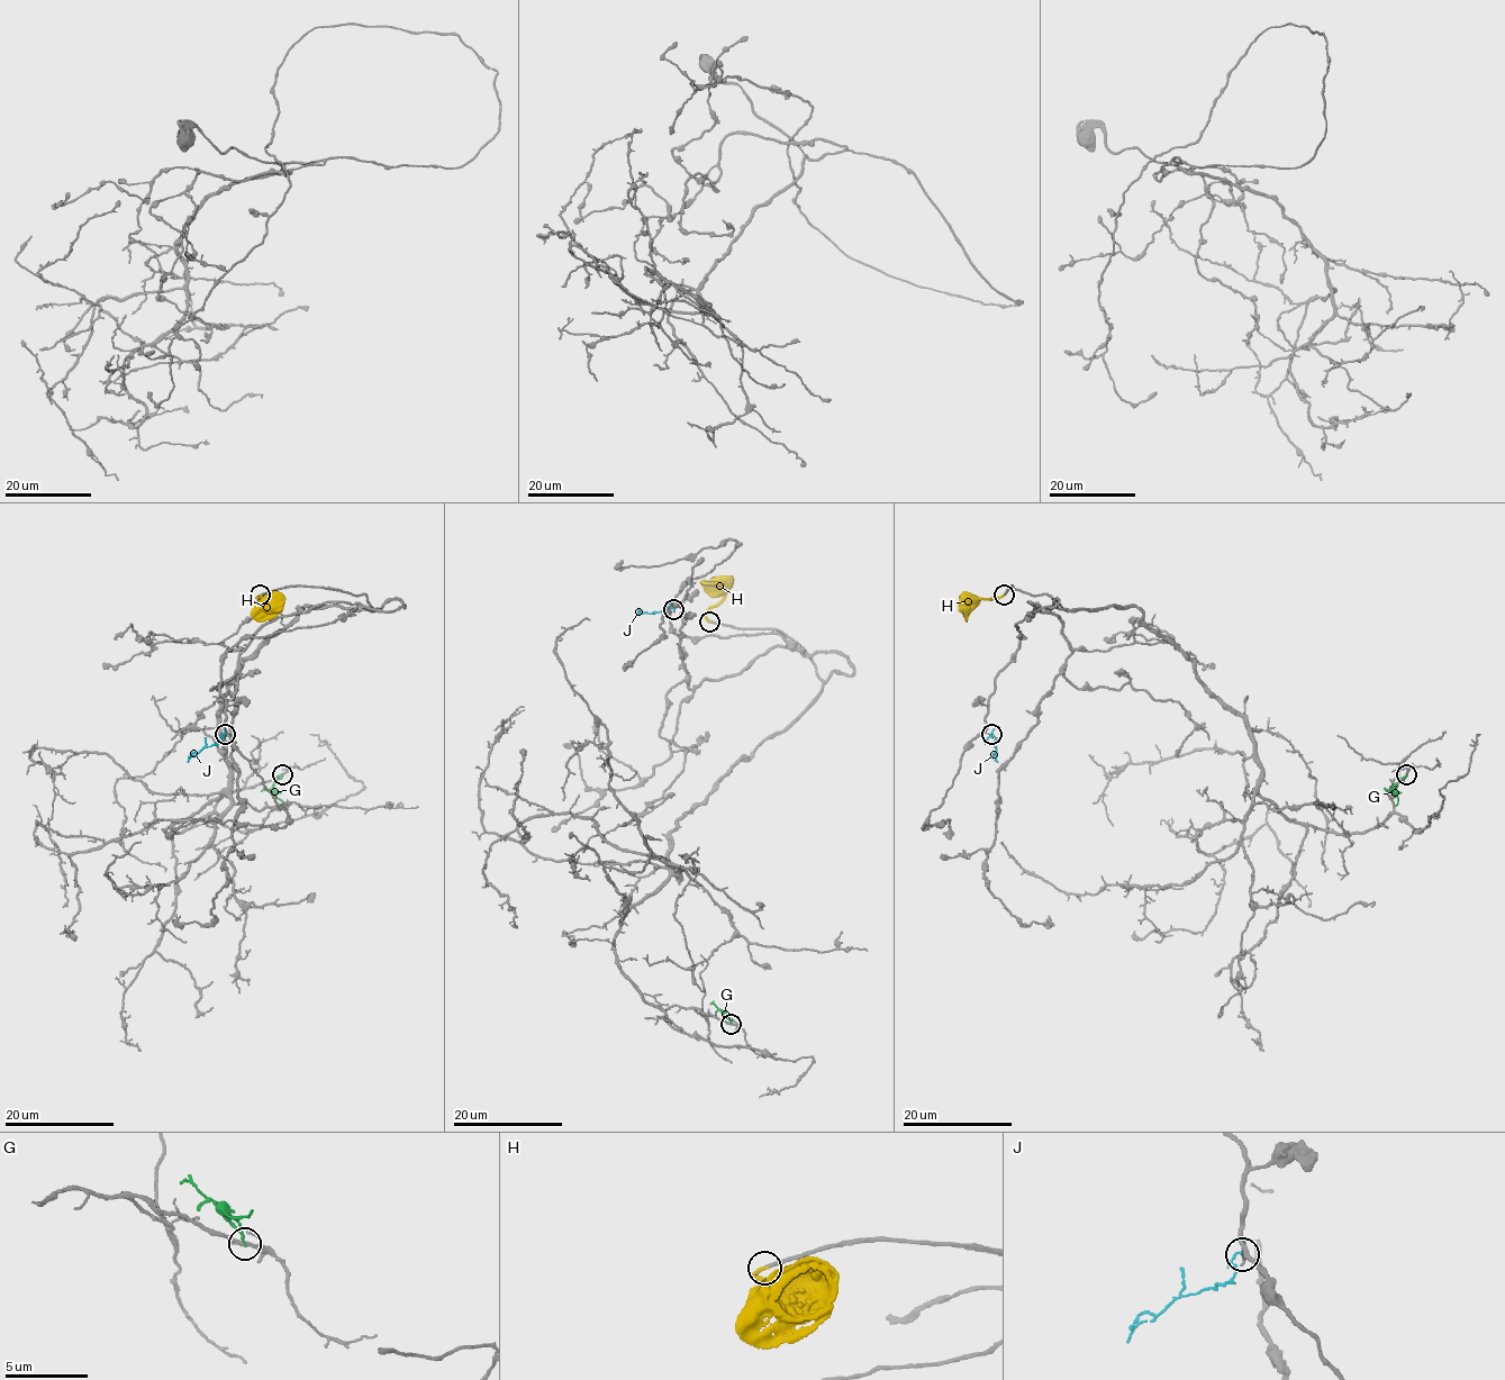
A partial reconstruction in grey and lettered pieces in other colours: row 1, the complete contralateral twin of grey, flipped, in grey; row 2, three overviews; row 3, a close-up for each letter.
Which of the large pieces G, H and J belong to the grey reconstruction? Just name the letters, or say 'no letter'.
H

